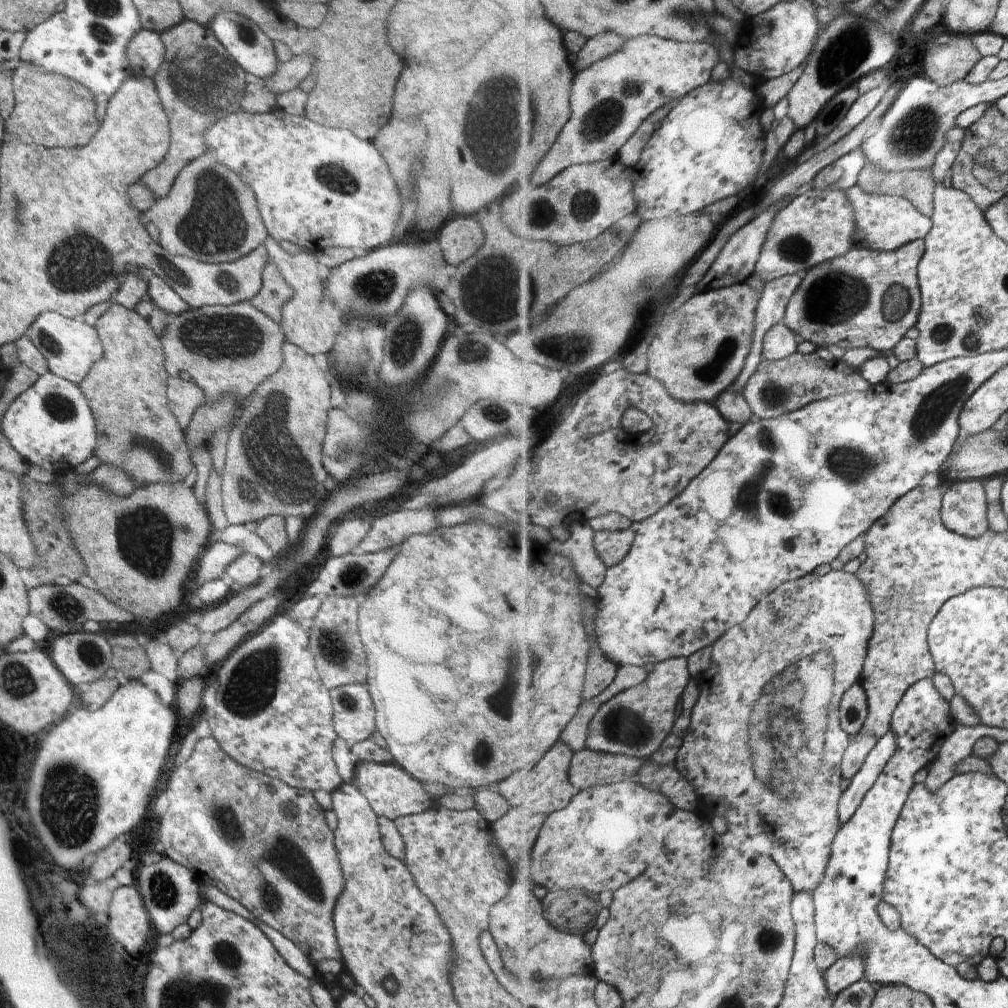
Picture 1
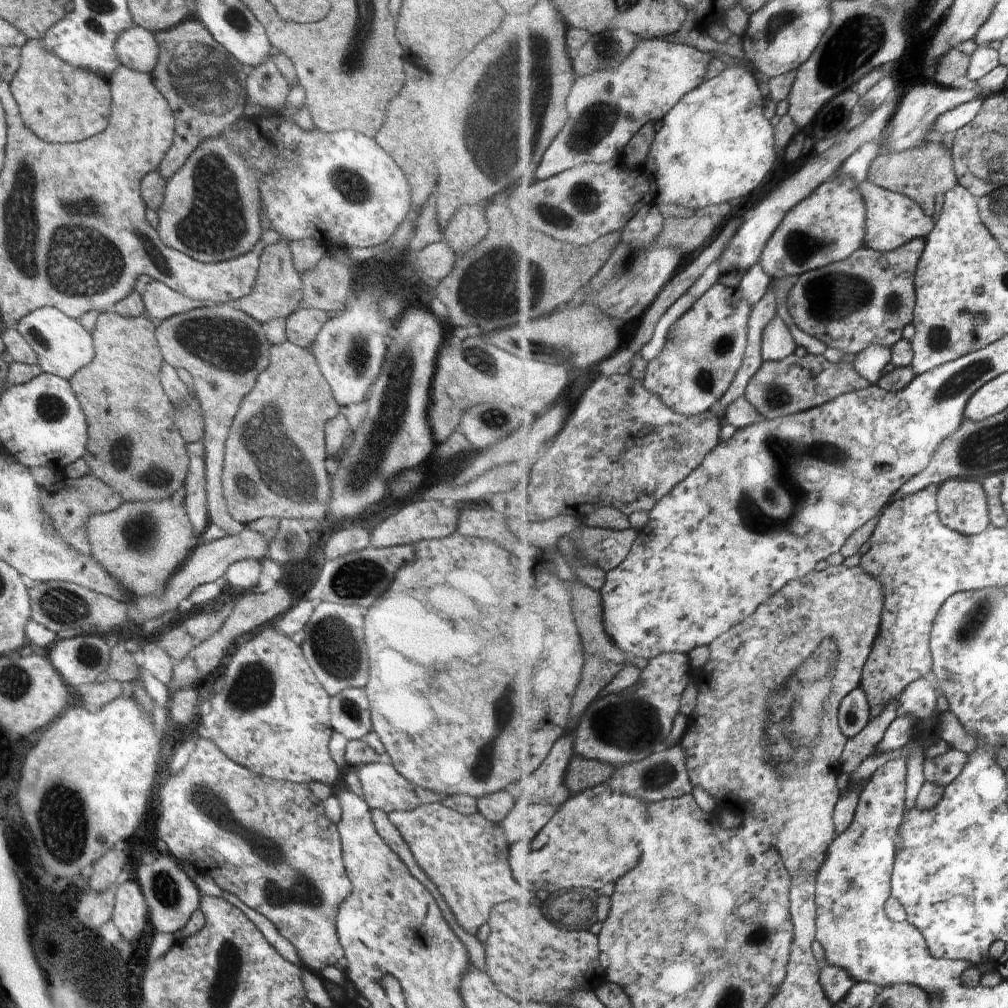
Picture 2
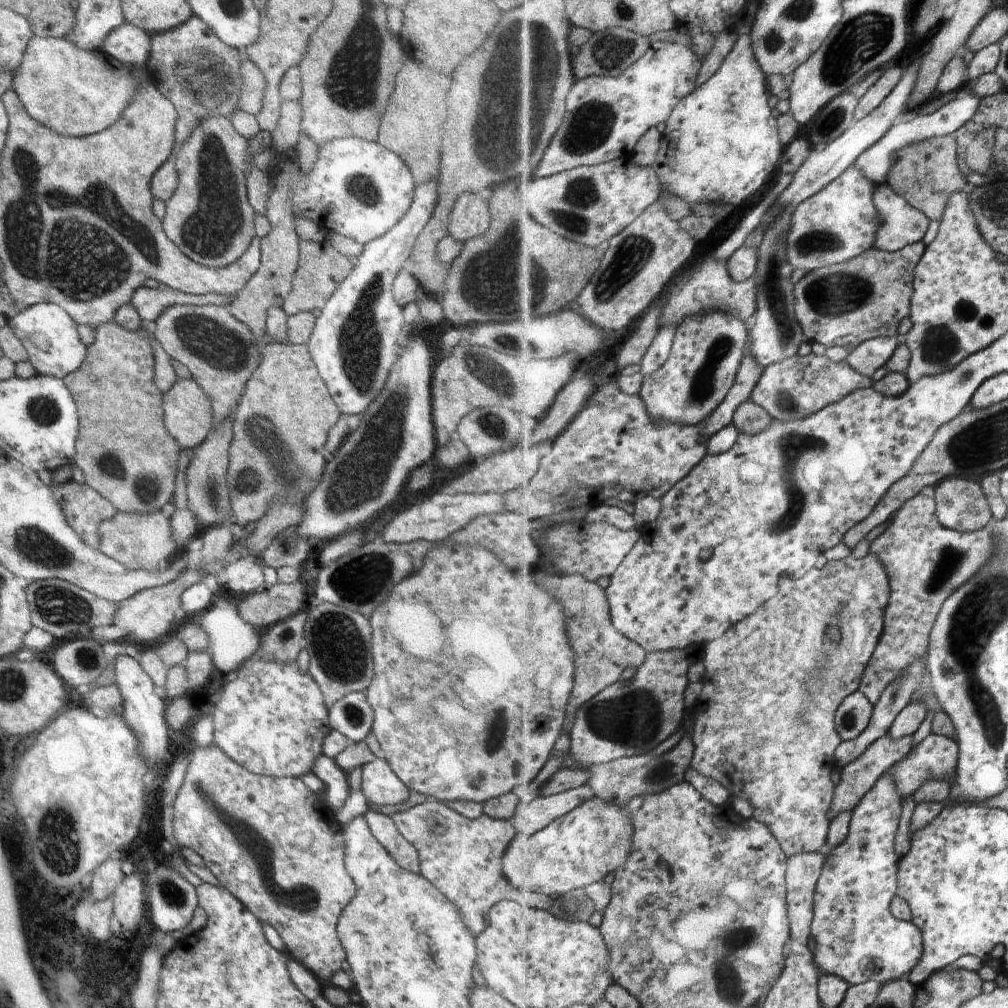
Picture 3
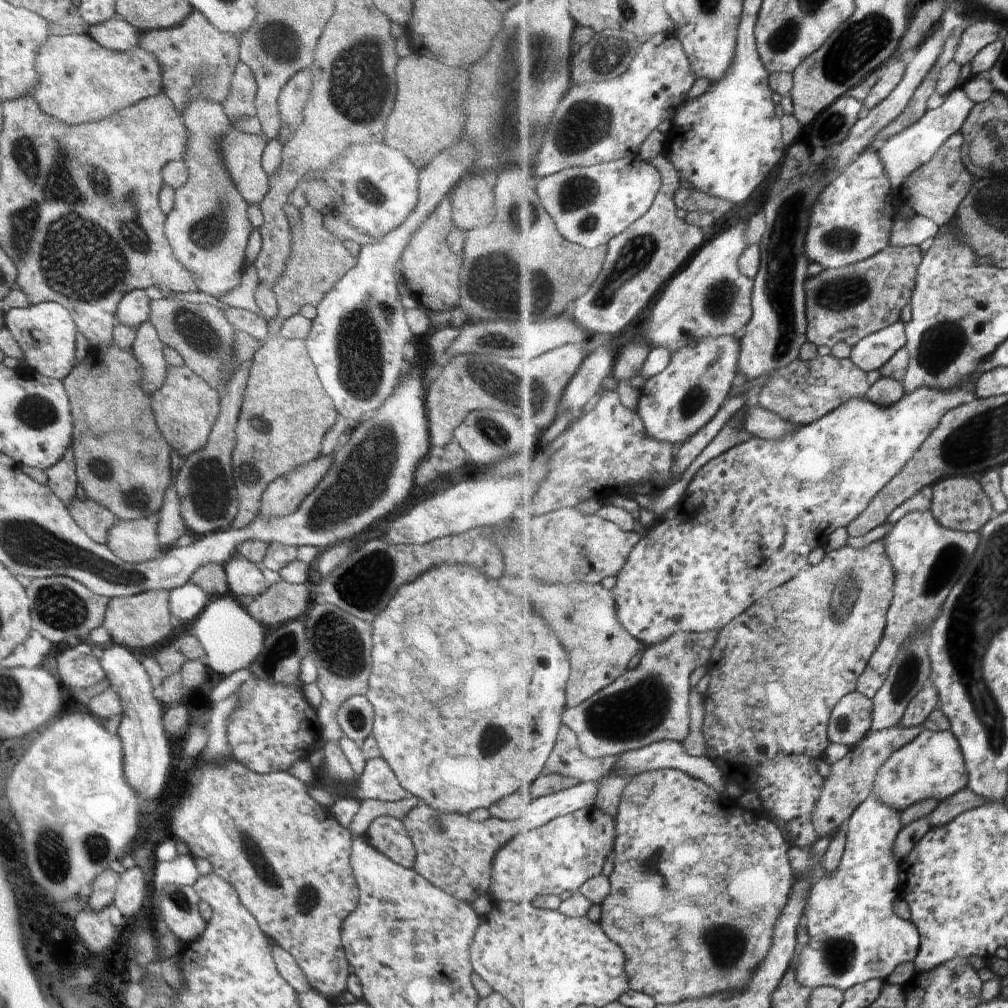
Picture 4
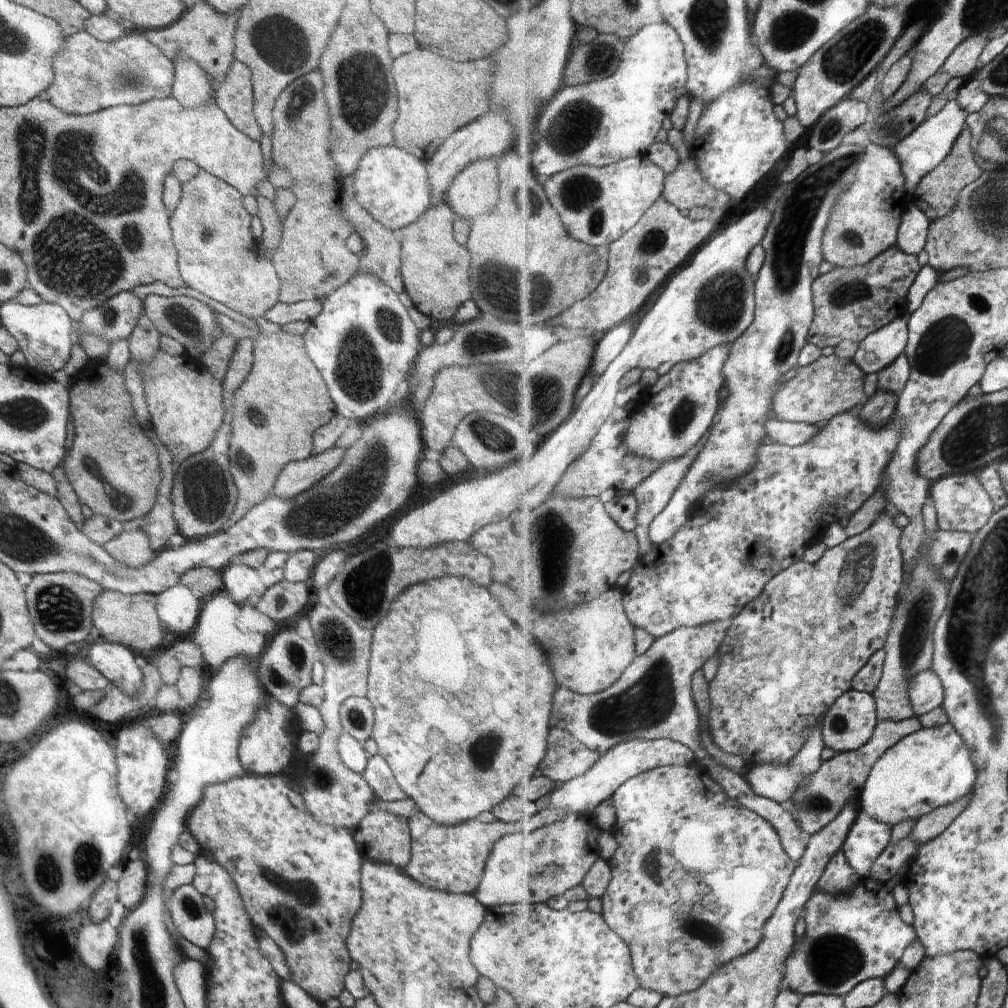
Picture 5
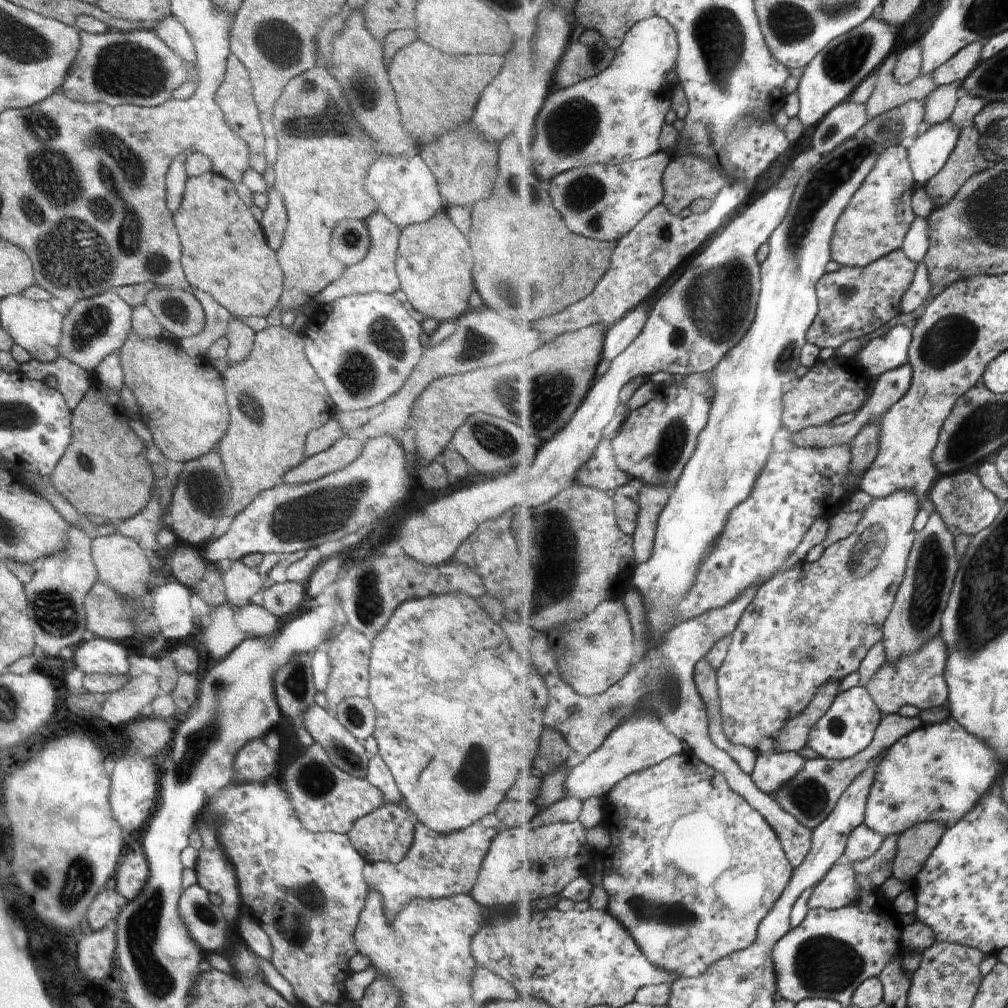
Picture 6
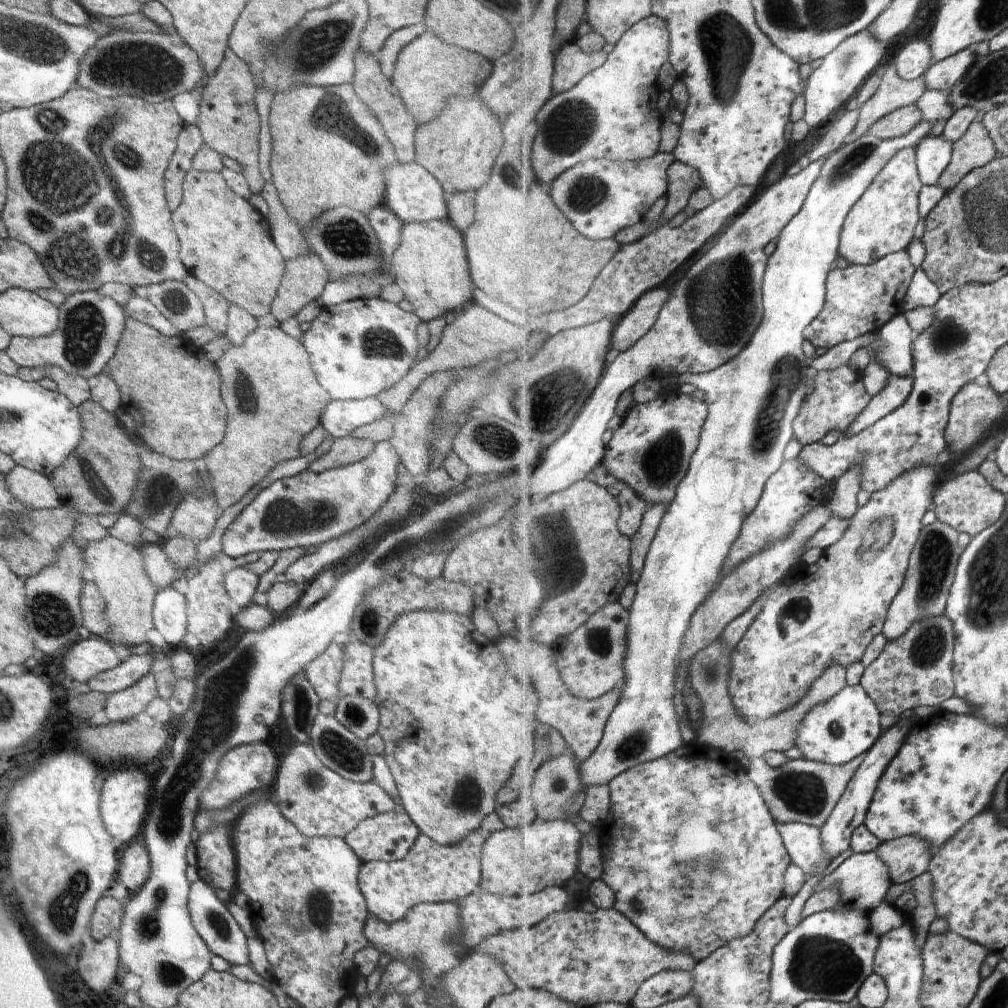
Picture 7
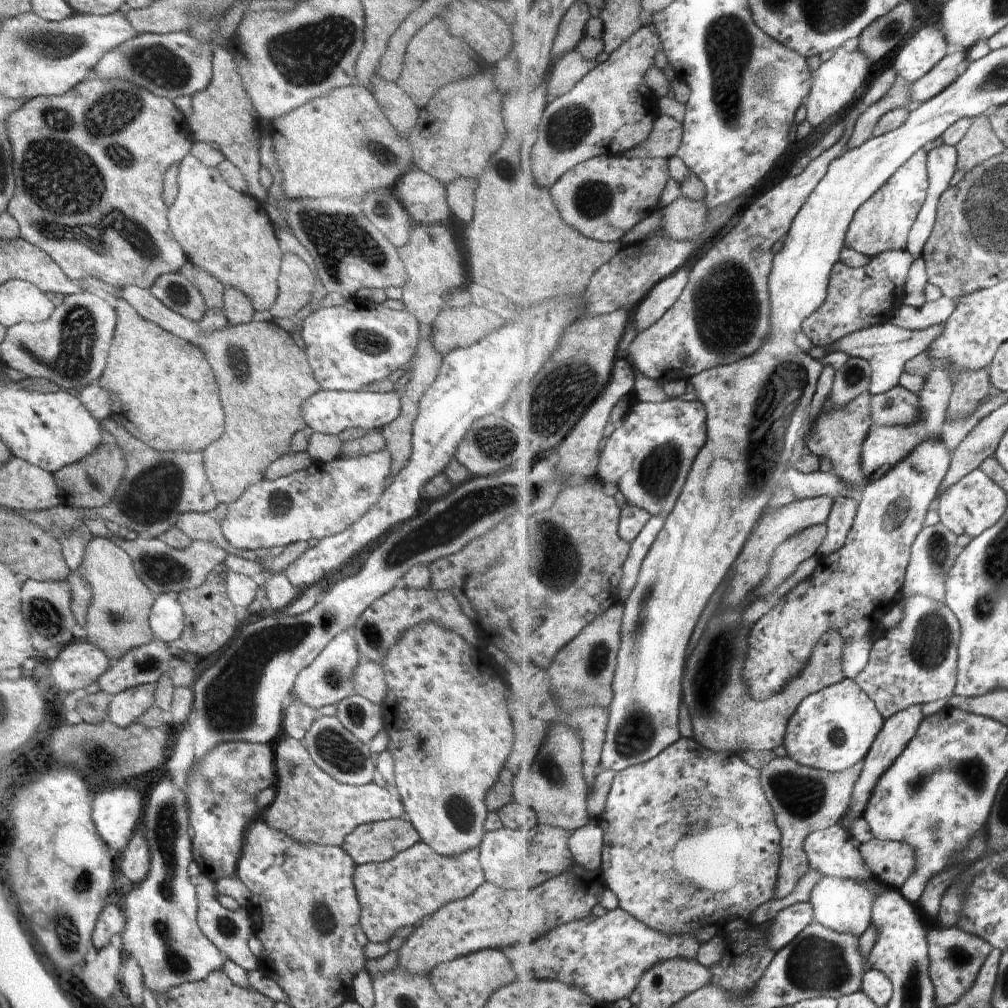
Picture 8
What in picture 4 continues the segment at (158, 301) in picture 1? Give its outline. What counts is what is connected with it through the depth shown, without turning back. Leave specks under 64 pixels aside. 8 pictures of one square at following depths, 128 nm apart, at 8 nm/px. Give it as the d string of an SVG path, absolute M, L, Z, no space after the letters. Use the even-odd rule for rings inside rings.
M253 266L248 267L243 272L238 288L226 292L226 294L220 296L218 300L227 307L244 309L254 314L258 314L258 316L263 316L254 298L254 291L258 288L258 285L259 280L256 269ZM134 289L128 292L118 304L116 319L128 328L136 329L137 326L149 320L150 301L146 289Z

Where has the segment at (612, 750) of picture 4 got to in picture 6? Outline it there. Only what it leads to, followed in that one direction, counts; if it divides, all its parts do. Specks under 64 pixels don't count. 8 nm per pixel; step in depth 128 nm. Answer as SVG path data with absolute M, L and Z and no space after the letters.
M761 586L753 587L753 590L744 598L738 598L738 602L726 606L722 610L702 614L698 618L692 618L690 622L684 622L675 626L657 640L654 648L641 660L634 664L631 673L617 682L610 690L598 696L586 696L581 694L564 677L560 658L552 648L550 635L530 626L522 626L516 622L508 622L506 618L500 622L502 632L506 634L512 650L521 655L525 661L530 660L537 664L538 670L545 676L549 683L550 704L546 709L545 724L547 727L564 733L567 740L580 754L580 759L587 758L597 752L610 734L630 720L636 720L644 714L654 713L660 718L674 734L677 734L686 742L690 750L694 751L708 766L713 766L726 776L734 792L742 794L748 802L753 803L758 810L765 814L768 822L777 830L781 837L785 851L796 869L800 868L813 848L814 831L804 826L791 812L788 812L777 799L762 788L750 773L747 773L722 747L714 742L711 734L709 707L697 685L697 666L709 656L709 652L724 638L731 637L742 616L749 606L753 604Z

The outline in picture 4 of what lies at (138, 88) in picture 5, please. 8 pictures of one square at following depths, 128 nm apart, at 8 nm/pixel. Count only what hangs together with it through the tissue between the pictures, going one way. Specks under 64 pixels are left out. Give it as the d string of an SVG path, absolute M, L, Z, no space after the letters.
M88 33L63 37L51 34L38 48L34 66L38 72L38 86L30 90L30 98L44 114L68 124L102 120L163 92L162 66L154 54L140 46L128 52L116 52L100 46Z

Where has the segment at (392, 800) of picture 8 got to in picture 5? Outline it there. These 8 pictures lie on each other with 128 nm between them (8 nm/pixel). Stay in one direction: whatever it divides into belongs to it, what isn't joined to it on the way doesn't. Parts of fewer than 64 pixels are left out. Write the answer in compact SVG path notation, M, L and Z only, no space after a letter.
M316 604L308 616L314 640L318 644L317 659L324 666L324 700L318 707L320 716L324 720L324 732L319 735L318 748L316 752L308 758L304 764L304 770L299 774L300 786L302 786L302 800L310 814L316 818L318 824L322 826L332 826L333 828L352 828L370 812L373 808L374 792L361 774L350 770L338 754L338 736L343 731L341 727L339 710L347 698L364 697L368 688L368 673L370 660L370 632L358 626L355 622L344 614L336 606L328 608Z

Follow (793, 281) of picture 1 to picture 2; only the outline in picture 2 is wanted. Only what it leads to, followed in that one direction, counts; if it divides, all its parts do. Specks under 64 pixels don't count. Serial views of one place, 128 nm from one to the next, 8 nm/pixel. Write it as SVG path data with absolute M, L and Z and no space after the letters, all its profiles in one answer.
M778 279L773 280L774 284L772 284L772 288L770 288L770 292L768 292L768 294L766 294L766 296L754 307L750 321L749 345L745 356L745 362L742 365L740 372L737 374L734 384L730 387L730 390L726 392L725 397L721 398L721 400L713 406L713 410L716 411L720 417L724 417L728 406L730 406L732 402L738 400L738 398L742 398L742 396L747 396L748 386L750 386L752 378L762 370L762 366L765 364L766 360L763 357L764 331L768 328L768 324L778 316L776 294L773 290L773 287L777 282Z

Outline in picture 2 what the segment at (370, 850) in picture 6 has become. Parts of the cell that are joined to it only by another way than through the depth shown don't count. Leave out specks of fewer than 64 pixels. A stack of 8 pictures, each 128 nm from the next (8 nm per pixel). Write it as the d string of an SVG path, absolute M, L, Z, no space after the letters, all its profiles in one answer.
M370 809L370 814L372 814L372 822L374 823L374 828L378 836L386 842L390 850L394 851L394 854L398 855L398 858L406 865L410 874L412 874L414 878L417 878L418 882L422 882L422 886L426 886L426 890L432 892L432 896L434 896L434 900L438 902L438 908L445 916L450 929L460 938L460 941L462 941L464 947L467 949L470 964L483 970L486 965L486 959L485 950L480 940L476 938L475 934L473 935L465 931L458 925L456 918L454 918L454 914L452 914L446 902L442 900L442 896L438 894L438 888L436 888L436 886L428 880L428 876L422 872L422 868L420 868L416 860L414 860L414 855L410 847L407 845L404 838L402 838L402 835L398 832L394 824L390 822L388 815L380 809Z

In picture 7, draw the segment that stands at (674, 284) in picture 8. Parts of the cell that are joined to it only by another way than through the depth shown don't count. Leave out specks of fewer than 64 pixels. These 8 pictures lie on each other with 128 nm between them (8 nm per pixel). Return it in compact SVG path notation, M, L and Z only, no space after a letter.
M663 285L660 288L649 290L623 317L614 334L613 344L622 352L634 348L658 324L660 312L671 296L672 292Z

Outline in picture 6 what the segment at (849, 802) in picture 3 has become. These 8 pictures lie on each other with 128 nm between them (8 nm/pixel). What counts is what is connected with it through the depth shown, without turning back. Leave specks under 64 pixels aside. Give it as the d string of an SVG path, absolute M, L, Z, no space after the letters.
M898 713L885 715L885 720L878 727L877 737L870 748L866 748L856 757L846 758L846 760L834 760L822 756L808 760L804 770L774 797L804 826L807 826L810 830L816 830L834 812L853 782L856 782L866 770L870 770L870 766L874 764L874 760L878 760L878 756L882 756L898 741L901 741L907 734L912 734L912 732L918 730L923 724L924 720L921 716L910 718Z

